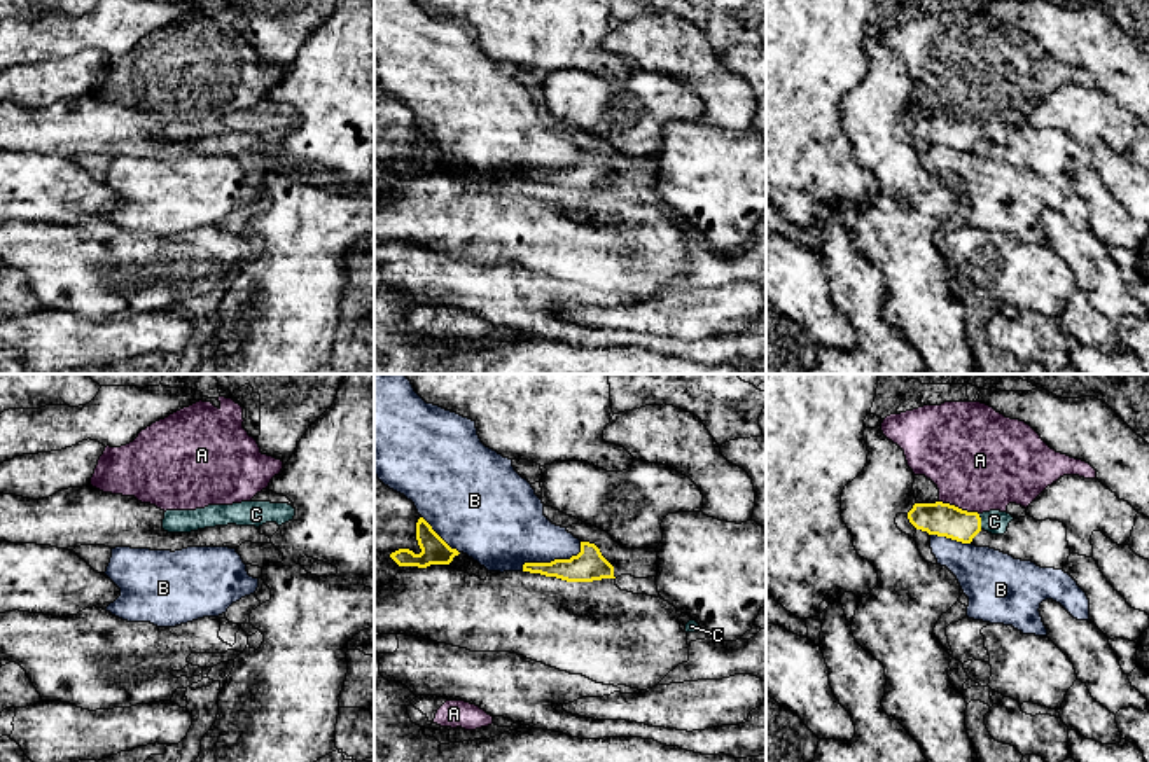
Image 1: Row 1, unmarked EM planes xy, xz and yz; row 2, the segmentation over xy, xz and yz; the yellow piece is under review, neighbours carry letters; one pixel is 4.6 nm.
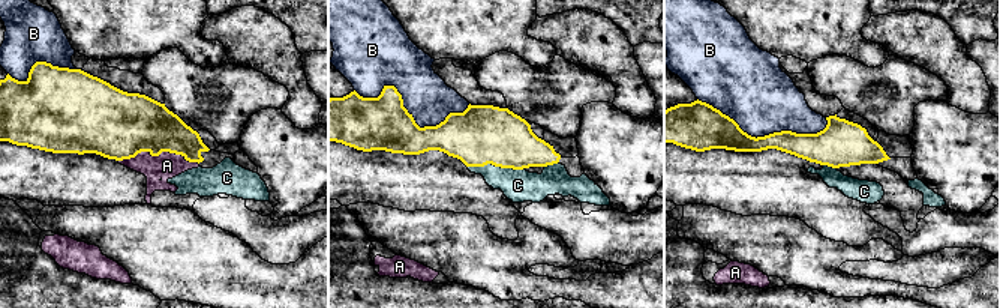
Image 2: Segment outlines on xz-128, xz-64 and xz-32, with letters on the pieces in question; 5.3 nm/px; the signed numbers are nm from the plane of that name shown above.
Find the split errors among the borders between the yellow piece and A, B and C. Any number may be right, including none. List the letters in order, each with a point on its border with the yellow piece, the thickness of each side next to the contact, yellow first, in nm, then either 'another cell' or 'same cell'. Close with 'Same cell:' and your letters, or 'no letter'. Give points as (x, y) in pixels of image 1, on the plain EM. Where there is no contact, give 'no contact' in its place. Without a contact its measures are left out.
A: contact yz (957, 116); calibres 160 and 460 nm; another cell
B: contact xz (555, 168); calibres 150 and 340 nm; another cell
C: contact yz (980, 130); calibres 160 and 110 nm; same cell
Same cell: C

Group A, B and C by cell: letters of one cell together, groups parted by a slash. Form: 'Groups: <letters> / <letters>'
Groups: A / B / C

